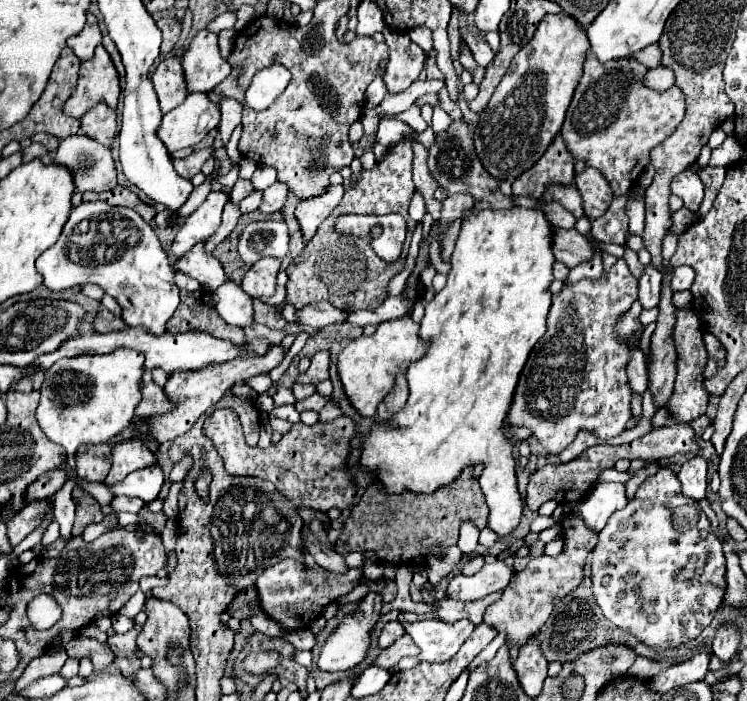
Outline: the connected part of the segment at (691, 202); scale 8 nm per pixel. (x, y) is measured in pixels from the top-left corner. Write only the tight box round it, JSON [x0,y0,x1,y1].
[671,170,703,214]

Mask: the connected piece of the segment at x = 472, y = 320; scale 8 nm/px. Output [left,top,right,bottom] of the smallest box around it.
[361,208,553,536]

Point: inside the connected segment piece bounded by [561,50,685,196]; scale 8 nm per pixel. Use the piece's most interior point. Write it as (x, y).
(613, 122)

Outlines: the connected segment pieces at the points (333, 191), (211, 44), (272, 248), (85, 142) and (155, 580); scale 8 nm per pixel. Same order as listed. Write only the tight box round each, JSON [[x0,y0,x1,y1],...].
[[295,186,343,242],[181,30,231,94],[239,222,289,264],[55,134,117,192],[139,576,168,593]]

